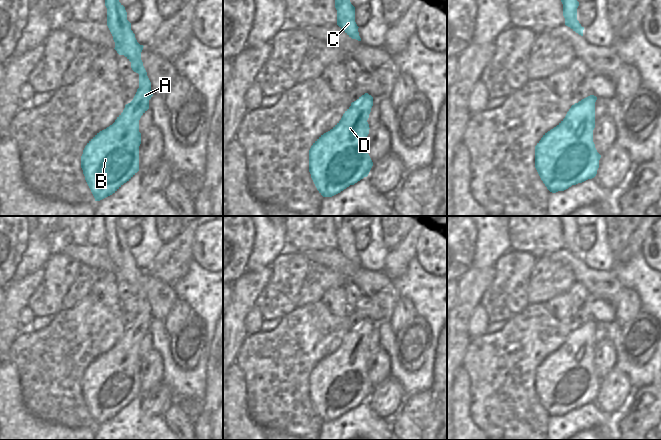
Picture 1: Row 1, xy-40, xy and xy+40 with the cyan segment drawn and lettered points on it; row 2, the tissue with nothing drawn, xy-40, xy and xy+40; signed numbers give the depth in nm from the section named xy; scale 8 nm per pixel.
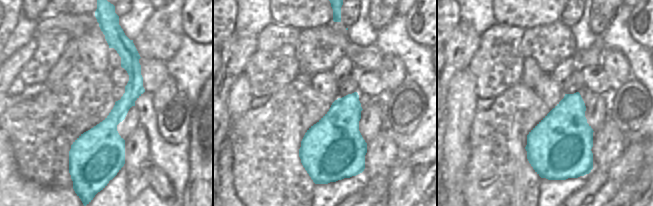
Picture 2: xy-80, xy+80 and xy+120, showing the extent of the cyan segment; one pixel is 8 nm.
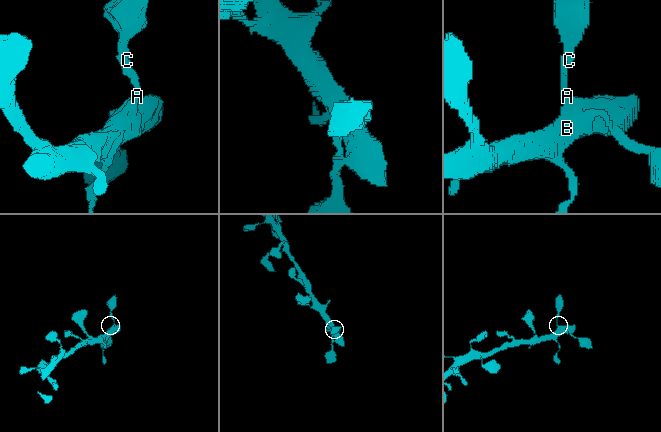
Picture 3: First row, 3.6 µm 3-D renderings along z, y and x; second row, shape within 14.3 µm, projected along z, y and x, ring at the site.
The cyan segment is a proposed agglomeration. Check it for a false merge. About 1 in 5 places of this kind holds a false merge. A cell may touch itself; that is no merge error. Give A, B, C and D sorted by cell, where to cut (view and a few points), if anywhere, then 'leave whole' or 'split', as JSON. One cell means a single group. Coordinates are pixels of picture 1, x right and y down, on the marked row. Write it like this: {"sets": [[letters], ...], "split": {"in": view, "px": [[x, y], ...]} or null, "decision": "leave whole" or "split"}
{"sets": [["A", "B", "C", "D"]], "split": null, "decision": "leave whole"}

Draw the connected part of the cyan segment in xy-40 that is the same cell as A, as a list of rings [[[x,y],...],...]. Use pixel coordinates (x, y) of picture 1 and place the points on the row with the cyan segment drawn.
[[[105,0],[105,6],[107,8],[107,26],[115,42],[114,49],[119,55],[124,55],[131,62],[132,70],[139,74],[139,88],[133,100],[125,105],[123,112],[115,122],[97,133],[83,150],[81,168],[95,201],[100,201],[115,193],[139,171],[139,146],[141,144],[139,120],[149,109],[149,100],[153,96],[151,82],[141,60],[144,46],[137,42],[135,34],[131,30],[125,7],[119,0]]]

